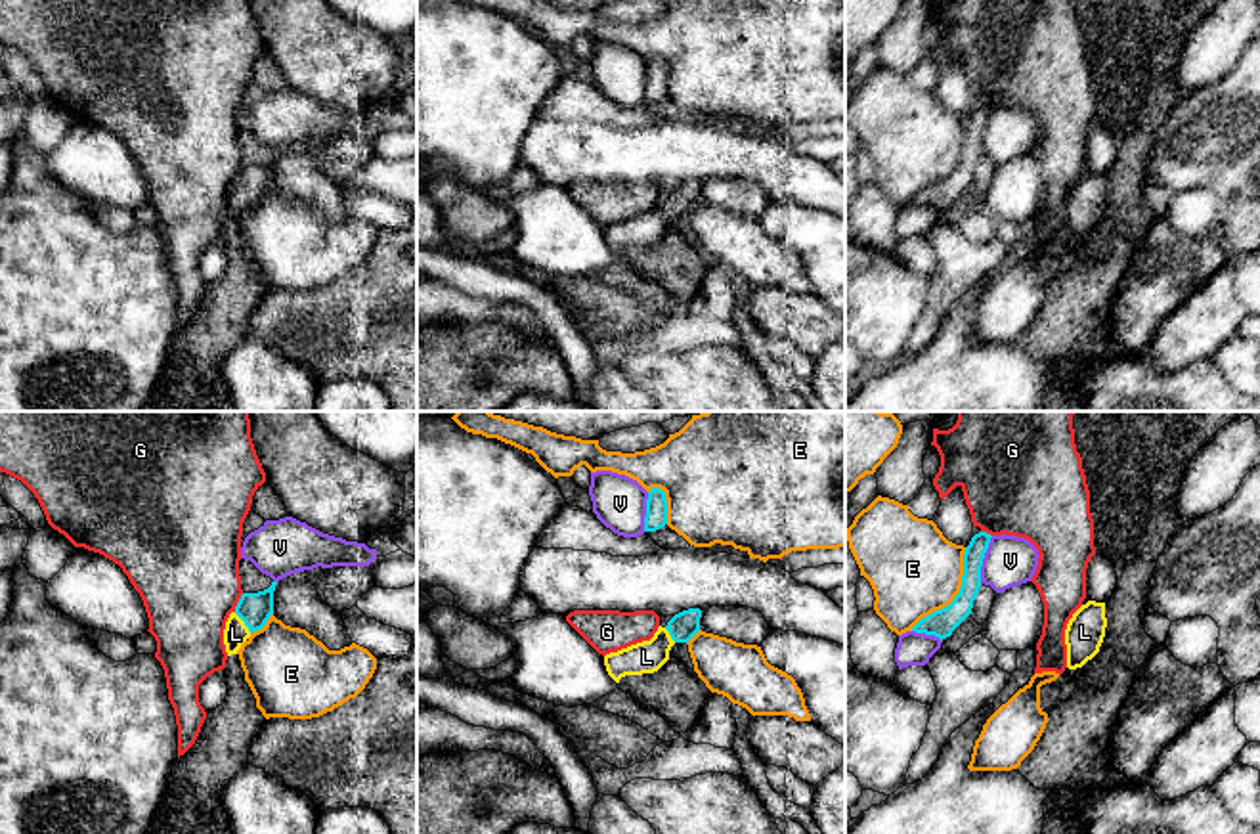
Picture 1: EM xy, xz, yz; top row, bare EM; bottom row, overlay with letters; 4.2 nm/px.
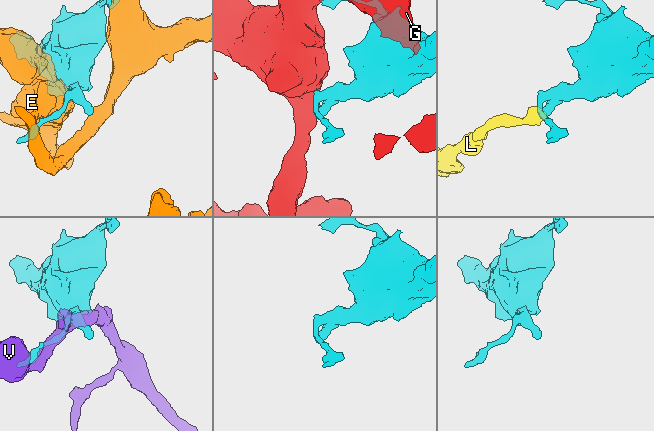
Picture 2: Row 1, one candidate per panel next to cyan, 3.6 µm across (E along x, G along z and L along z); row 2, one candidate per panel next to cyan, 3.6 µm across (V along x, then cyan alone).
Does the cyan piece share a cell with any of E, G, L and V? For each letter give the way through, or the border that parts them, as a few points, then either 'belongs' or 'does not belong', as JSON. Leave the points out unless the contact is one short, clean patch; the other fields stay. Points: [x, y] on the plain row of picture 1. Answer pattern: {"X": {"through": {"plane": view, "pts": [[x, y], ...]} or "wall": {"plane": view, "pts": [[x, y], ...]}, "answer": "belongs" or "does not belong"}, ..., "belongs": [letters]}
{"E": {"answer": "does not belong"}, "G": {"answer": "does not belong"}, "L": {"through": {"plane": "xy", "pts": [[255, 180], [243, 192], [236, 205]]}, "answer": "belongs"}, "V": {"answer": "does not belong"}, "belongs": ["L"]}

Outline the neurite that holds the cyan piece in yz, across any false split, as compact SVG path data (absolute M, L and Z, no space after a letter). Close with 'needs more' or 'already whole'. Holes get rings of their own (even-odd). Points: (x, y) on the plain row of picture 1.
M979 103L971 109L964 124L964 147L962 147L960 165L954 168L954 172L948 178L922 189L912 199L912 203L935 207L943 212L950 208L952 203L971 186L973 172L981 159L981 138L983 138L983 130L988 121L990 109L992 107L987 103Z; already whole

